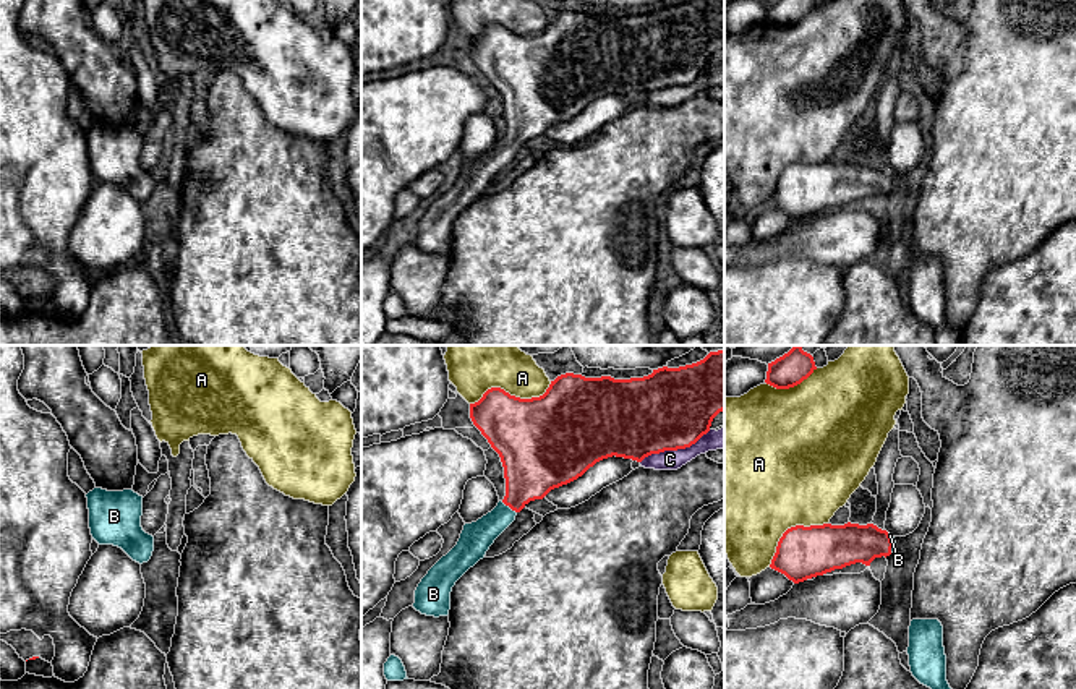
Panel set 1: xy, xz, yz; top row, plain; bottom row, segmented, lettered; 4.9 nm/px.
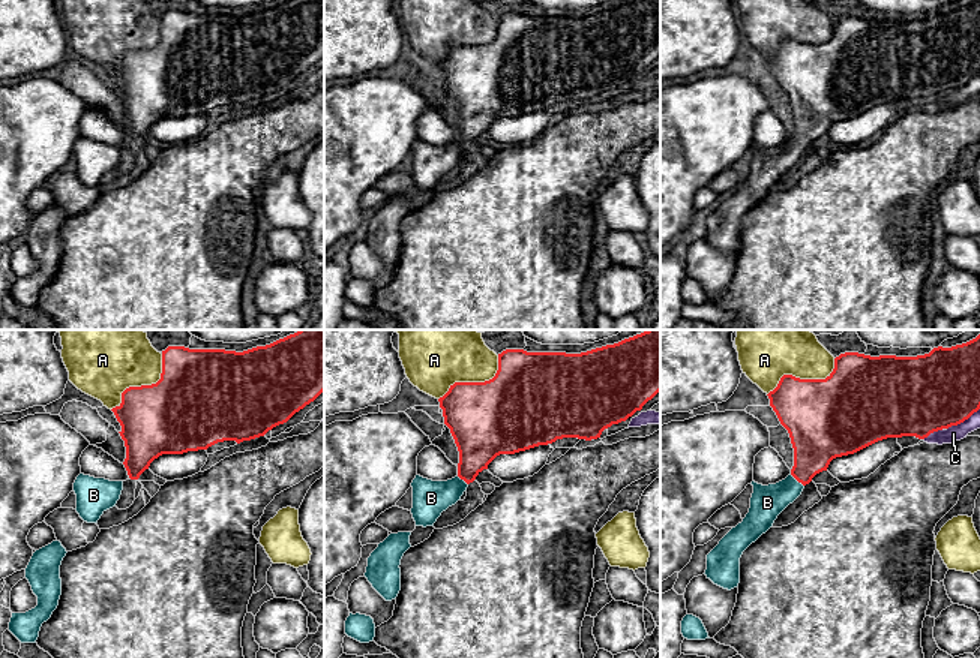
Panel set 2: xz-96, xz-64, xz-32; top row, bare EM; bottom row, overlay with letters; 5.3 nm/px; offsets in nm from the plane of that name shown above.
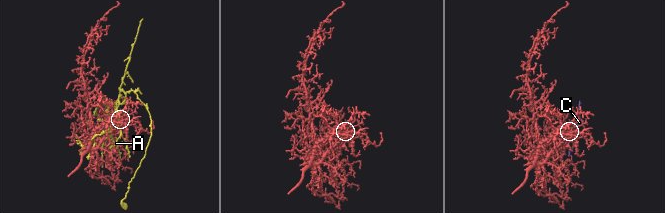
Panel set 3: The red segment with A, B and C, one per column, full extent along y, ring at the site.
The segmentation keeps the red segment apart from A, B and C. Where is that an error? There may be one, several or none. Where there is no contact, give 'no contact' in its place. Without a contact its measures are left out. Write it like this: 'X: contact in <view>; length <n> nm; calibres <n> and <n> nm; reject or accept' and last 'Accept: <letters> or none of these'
A: contact in xz; length 420 nm; calibres 420 and 180 nm; reject
B: contact in xz; length 100 nm; calibres 300 and 160 nm; accept
C: contact in xz; length 380 nm; calibres 400 and 100 nm; reject
Accept: B

